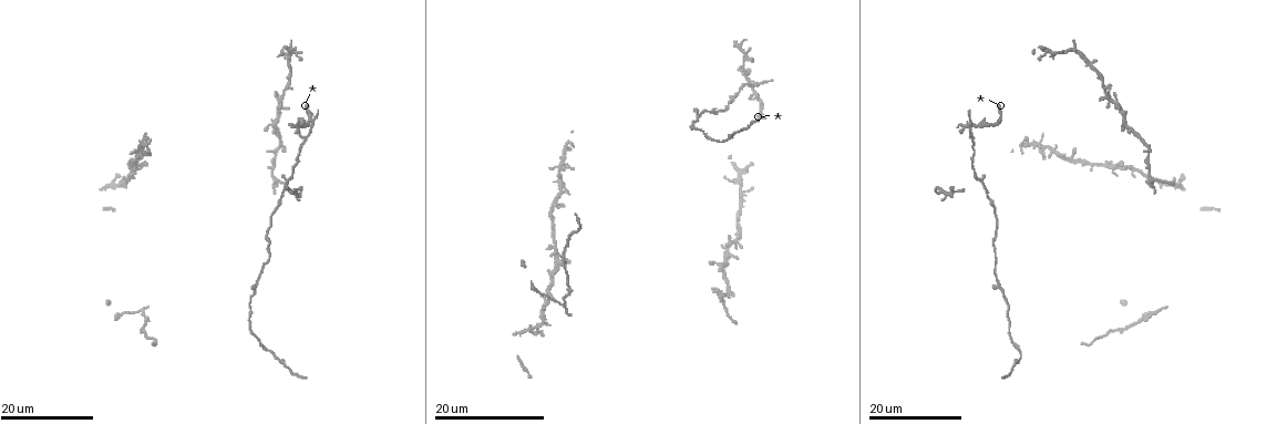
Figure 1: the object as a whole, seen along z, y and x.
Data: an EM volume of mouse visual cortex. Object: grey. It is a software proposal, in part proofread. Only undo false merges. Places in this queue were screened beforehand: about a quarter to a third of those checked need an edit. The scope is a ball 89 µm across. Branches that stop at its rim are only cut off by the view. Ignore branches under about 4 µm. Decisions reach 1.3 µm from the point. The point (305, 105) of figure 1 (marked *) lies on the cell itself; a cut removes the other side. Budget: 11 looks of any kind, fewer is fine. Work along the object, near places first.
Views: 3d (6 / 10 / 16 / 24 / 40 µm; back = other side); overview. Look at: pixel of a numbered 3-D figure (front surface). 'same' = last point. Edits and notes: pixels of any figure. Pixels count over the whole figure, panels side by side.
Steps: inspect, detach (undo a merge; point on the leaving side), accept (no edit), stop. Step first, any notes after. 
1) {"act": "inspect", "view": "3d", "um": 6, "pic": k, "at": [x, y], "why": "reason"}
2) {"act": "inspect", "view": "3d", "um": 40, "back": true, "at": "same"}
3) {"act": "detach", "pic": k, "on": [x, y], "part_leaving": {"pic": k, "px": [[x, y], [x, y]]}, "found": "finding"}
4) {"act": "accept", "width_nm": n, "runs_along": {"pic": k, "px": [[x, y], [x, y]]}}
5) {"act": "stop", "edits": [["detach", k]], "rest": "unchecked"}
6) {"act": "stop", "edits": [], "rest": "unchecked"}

{"act": "inspect", "view": "3d", "um": 16, "pic": 1, "at": [717, 264], "why": "arms part here"}

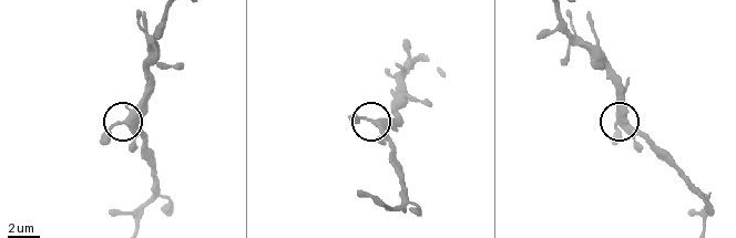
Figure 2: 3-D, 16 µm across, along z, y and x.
{"act": "inspect", "view": "3d", "um": 10, "pic": 2, "at": [376, 123], "why": "zoom in"}

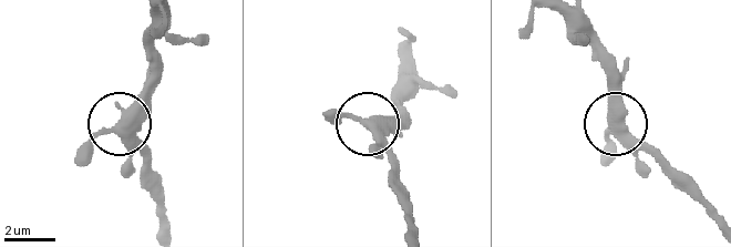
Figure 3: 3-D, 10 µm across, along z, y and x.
{"act": "accept", "arms": 3, "runs_along": {"pic": 3, "px": [[572, 23], [609, 88], [609, 161]]}, "found": "all the same cell"}

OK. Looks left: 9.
{"act": "inspect", "view": "3d", "um": 16, "pic": 1, "at": [556, 258]}

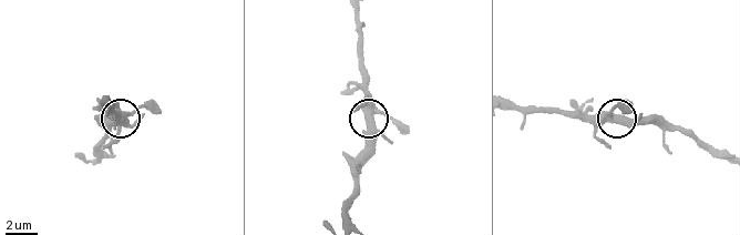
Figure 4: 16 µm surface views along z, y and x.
{"act": "inspect", "view": "3d", "um": 10, "pic": 4, "at": [366, 113], "why": "zoom in"}

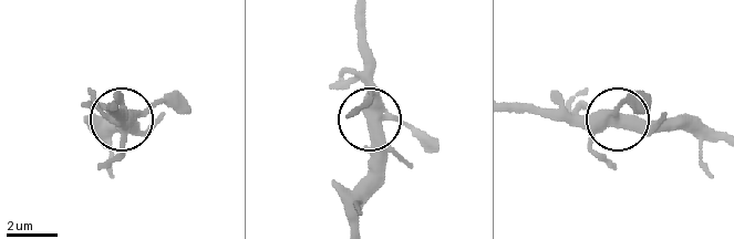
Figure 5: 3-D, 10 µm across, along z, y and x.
{"act": "accept", "found": "one cell here"}

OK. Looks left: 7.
{"act": "inspect", "view": "3d", "um": 16, "pic": 1, "at": [562, 304]}

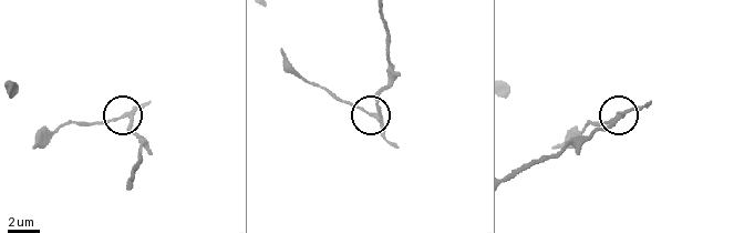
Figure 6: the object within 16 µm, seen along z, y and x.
{"act": "inspect", "view": "3d", "um": 10, "pic": 6, "at": [373, 115], "why": "zoom in"}

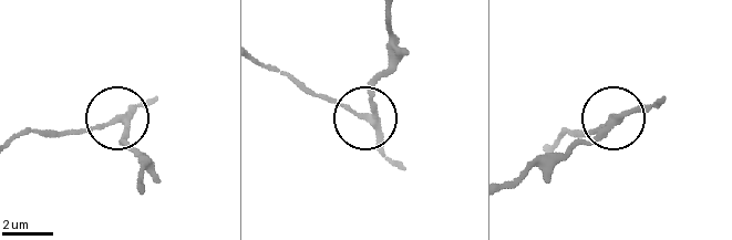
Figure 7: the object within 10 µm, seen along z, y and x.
{"act": "detach", "pic": 7, "on": [119, 143], "arms": 3, "part_leaving": {"pic": 7, "px": [[616, 116], [560, 158], [535, 163], [509, 181]]}, "found": "a second cell is stuck on"}

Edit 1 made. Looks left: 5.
{"act": "inspect", "view": "3d", "um": 24, "pic": 1, "at": [252, 298]}

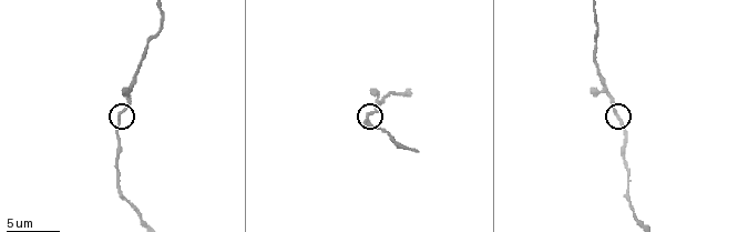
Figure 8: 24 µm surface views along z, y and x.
{"act": "inspect", "view": "3d", "um": 6, "pic": 8, "at": [121, 114], "why": "zoom in"}

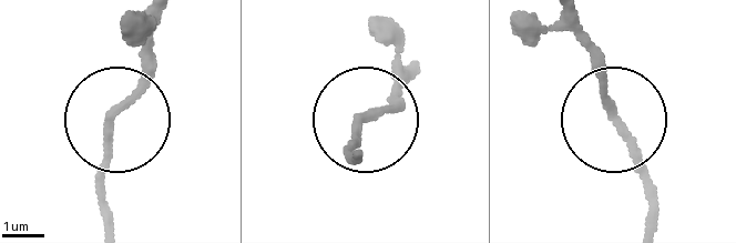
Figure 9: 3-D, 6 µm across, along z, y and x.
{"act": "accept", "runs_along": {"pic": 9, "px": [[414, 66], [396, 104], [350, 140], [347, 161]]}, "found": "all the same cell"}

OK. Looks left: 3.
{"act": "inspect", "view": "3d", "um": 24, "pic": 1, "at": [273, 154], "why": "thin neck"}

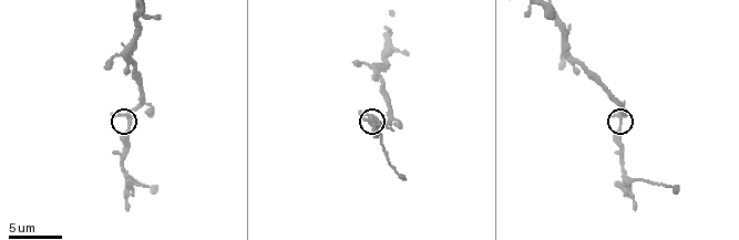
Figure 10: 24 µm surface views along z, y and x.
{"act": "inspect", "view": "3d", "um": 10, "pic": 10, "at": [131, 124]}

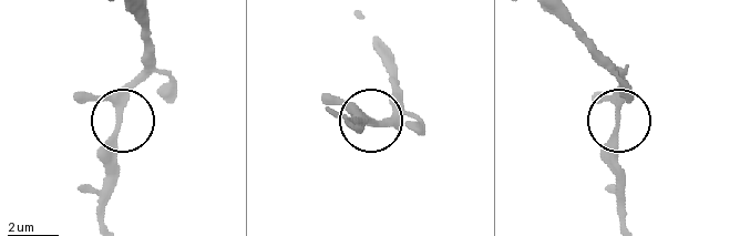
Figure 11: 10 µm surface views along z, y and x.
{"act": "accept", "found": "one cell here"}

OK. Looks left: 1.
{"act": "stop", "edits": [["detach", 7]], "rest": "unchecked"}

